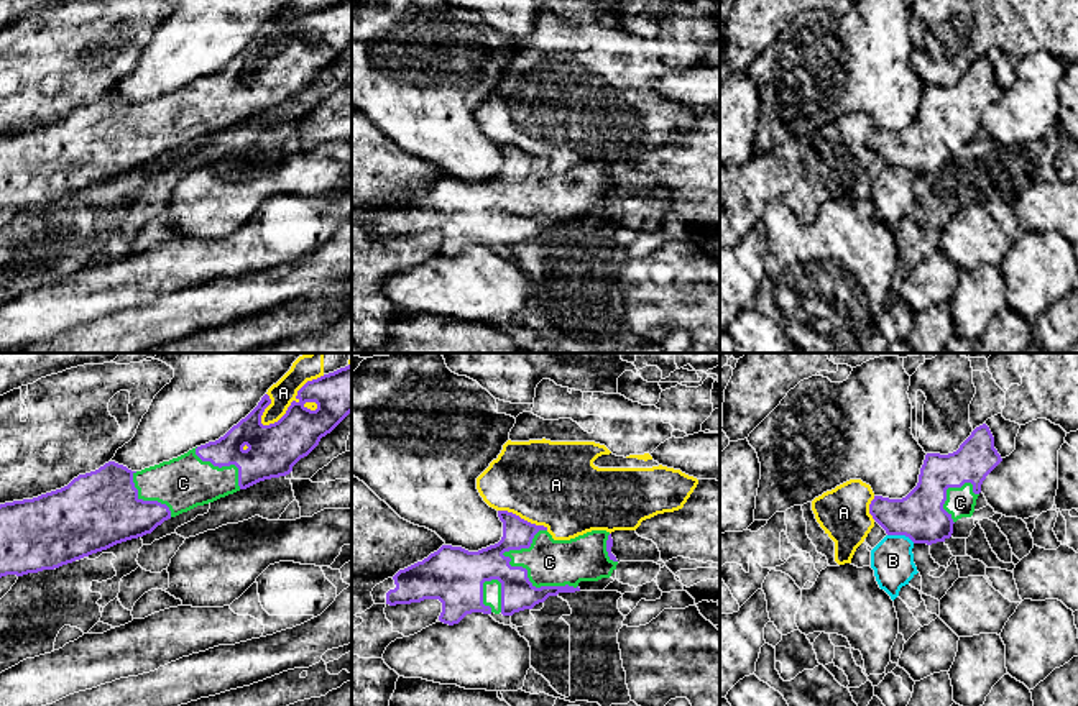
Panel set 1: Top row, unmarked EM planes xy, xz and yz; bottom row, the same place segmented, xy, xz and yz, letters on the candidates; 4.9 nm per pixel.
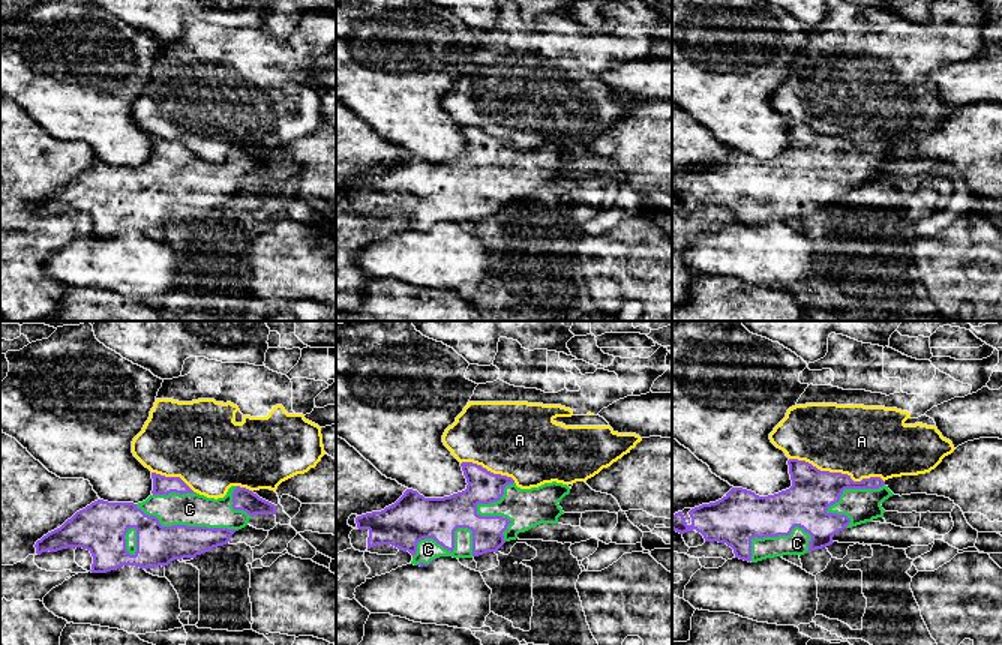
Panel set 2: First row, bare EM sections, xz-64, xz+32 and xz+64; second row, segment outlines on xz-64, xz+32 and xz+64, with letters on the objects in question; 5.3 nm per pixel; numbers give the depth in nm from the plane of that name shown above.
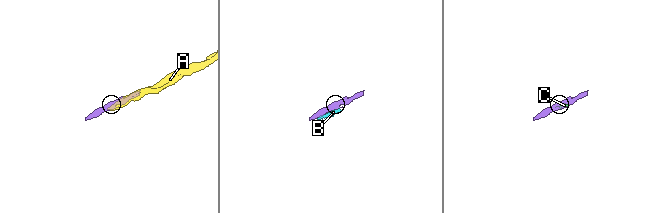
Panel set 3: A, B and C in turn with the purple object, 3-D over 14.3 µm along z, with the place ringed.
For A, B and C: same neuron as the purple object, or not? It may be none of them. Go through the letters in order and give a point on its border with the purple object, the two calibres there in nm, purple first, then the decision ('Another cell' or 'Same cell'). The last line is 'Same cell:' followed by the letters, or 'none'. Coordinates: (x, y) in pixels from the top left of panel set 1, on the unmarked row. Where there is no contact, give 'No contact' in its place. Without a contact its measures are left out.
A: Touches purple at xy (293, 33). Thickness 240 nm (purple) against 120 nm. Another cell
B: Touches purple at yz (901, 166). Thickness 240 nm (purple) against 200 nm. Another cell
C: Touches purple at xz (534, 219). Thickness 160 nm (purple) against 220 nm. Same cell
Same cell: C

